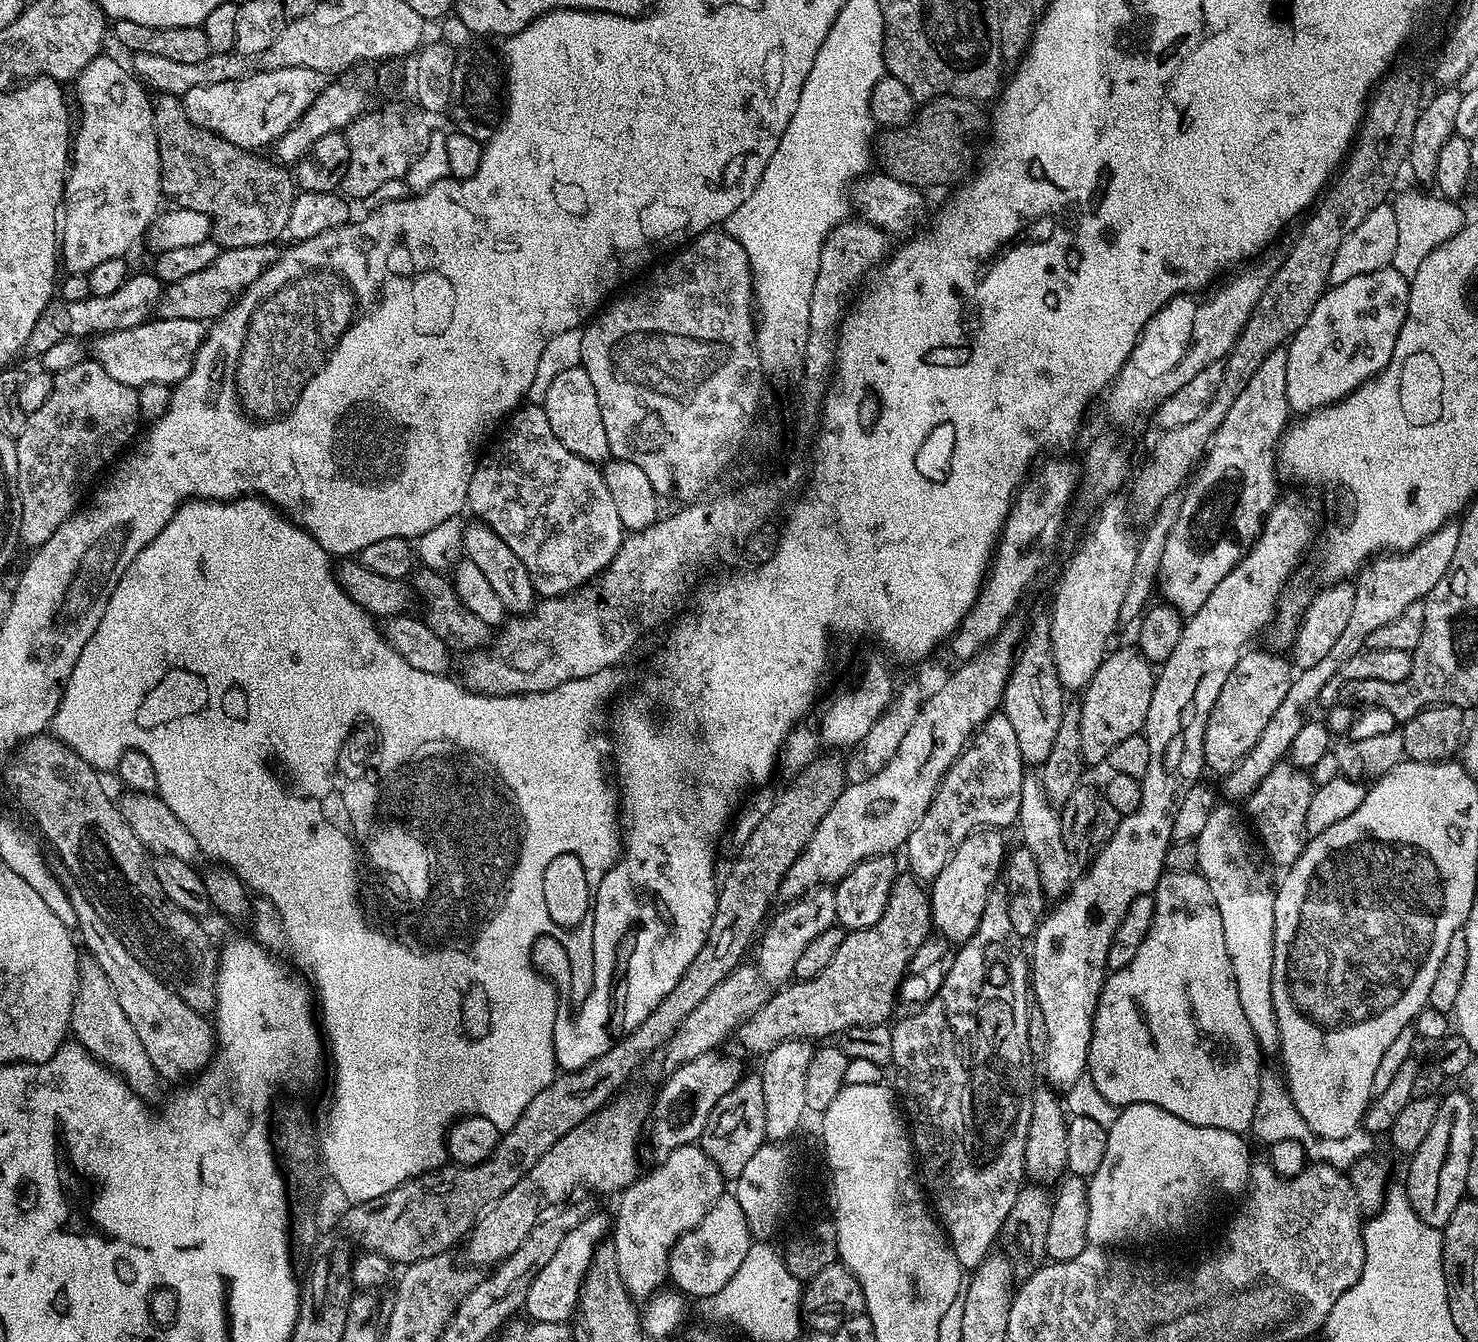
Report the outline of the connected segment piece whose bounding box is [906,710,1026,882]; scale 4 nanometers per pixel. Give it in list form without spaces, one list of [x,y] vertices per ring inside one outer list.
[[[997,710],[986,718],[986,722],[976,729],[968,745],[960,751],[960,756],[946,770],[926,814],[922,814],[922,822],[914,826],[906,845],[908,852],[908,868],[915,879],[921,882],[931,882],[936,875],[946,866],[946,862],[952,857],[952,852],[964,839],[981,828],[994,828],[1008,830],[1015,825],[1020,818],[1022,806],[1022,782],[1026,775],[1026,765],[1022,758],[1022,752],[1018,750],[1018,738],[1010,727],[1010,718],[1004,716],[1003,711]]]

